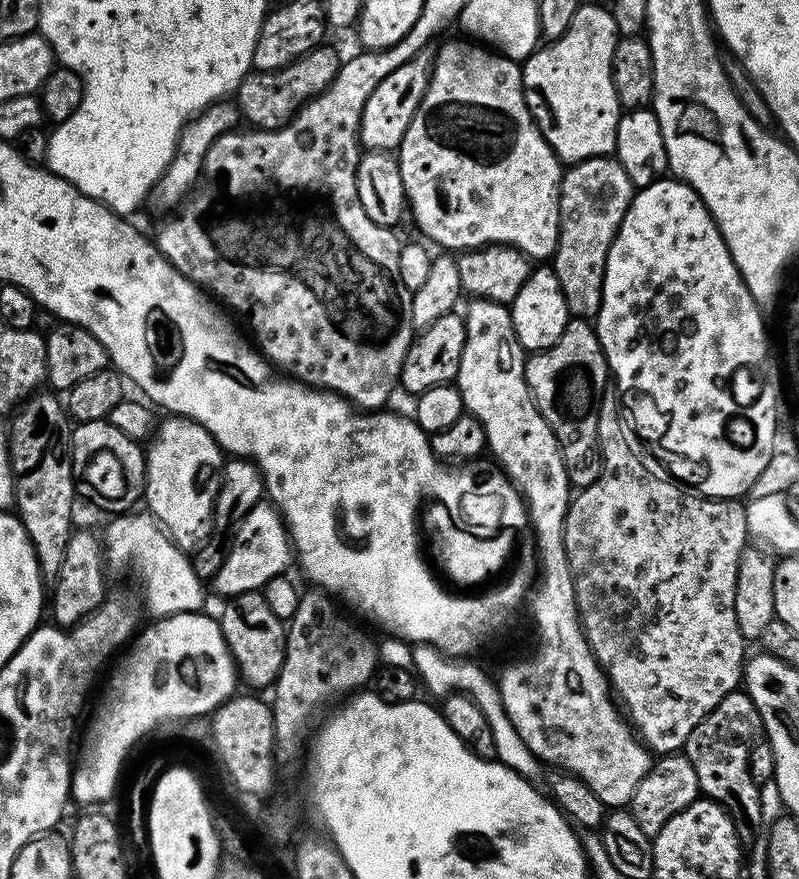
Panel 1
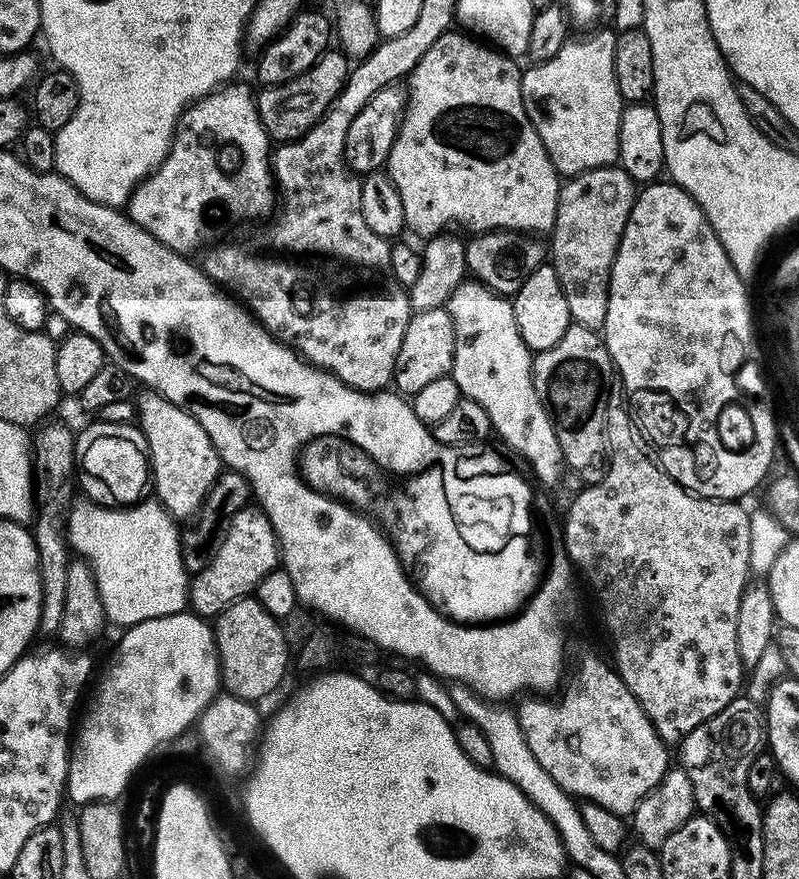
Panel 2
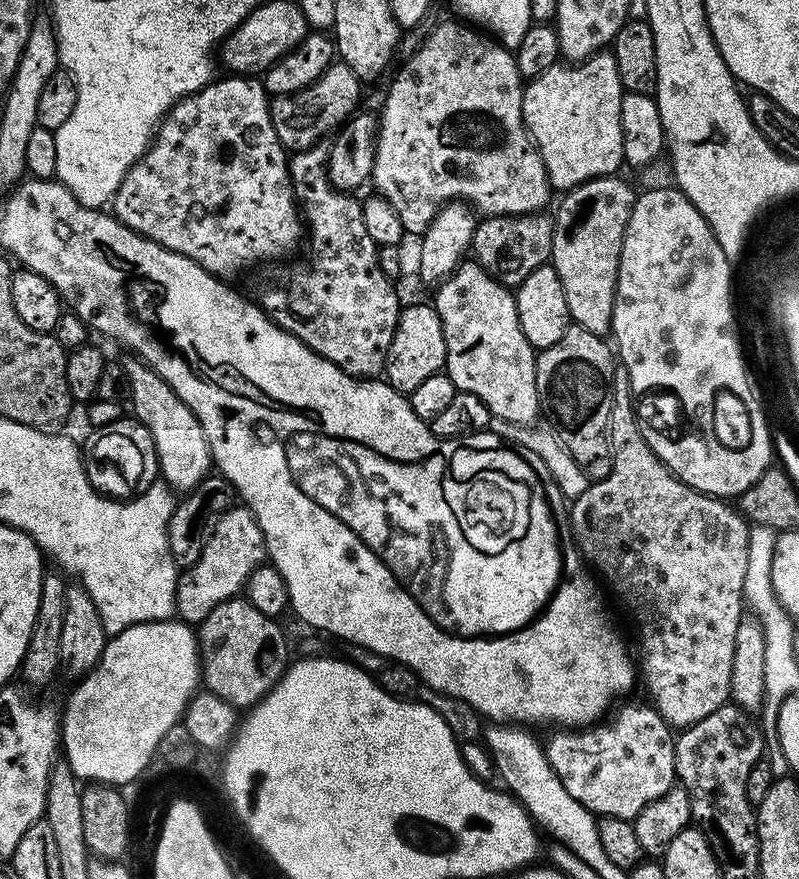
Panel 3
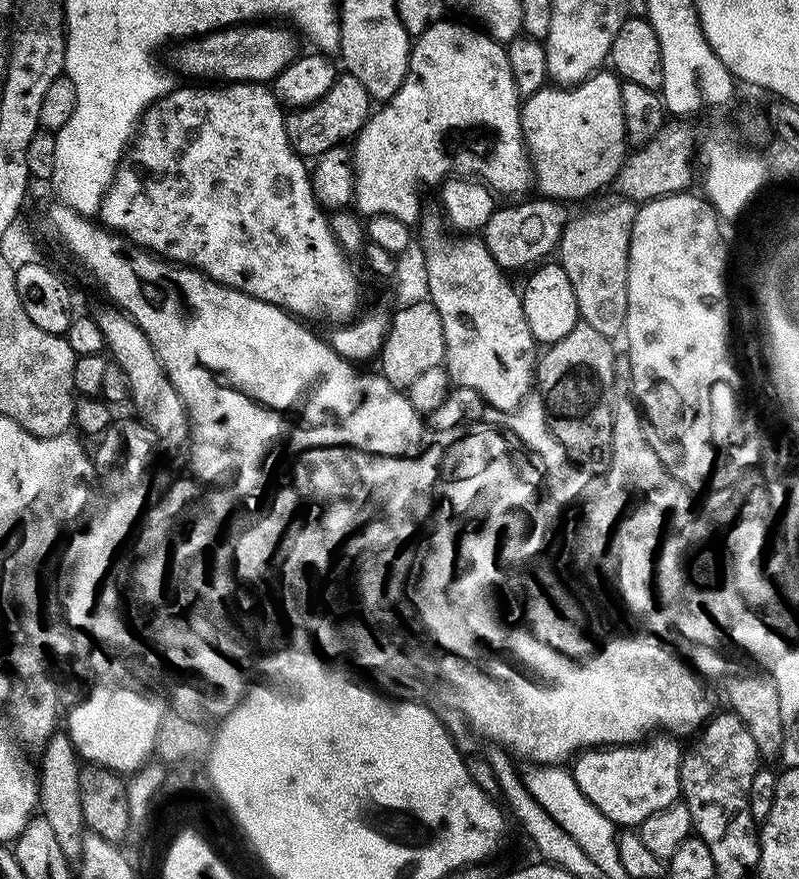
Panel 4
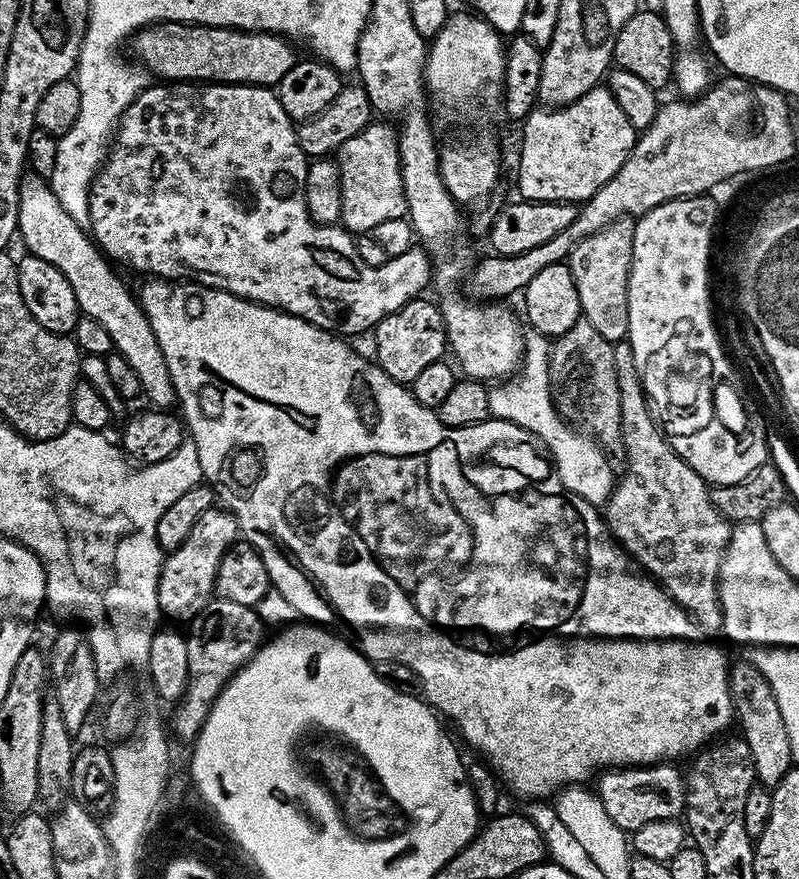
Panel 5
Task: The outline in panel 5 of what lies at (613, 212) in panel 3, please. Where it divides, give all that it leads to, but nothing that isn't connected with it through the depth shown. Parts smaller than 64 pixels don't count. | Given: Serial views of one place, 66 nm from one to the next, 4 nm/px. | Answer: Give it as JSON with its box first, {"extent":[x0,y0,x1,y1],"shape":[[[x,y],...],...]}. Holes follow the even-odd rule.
{"extent":[570,216,636,341],"shape":[[[623,216],[611,220],[602,230],[590,234],[572,252],[570,267],[574,274],[574,286],[578,286],[580,315],[602,338],[610,341],[627,337],[630,326],[628,309],[628,279],[632,269],[632,243],[636,220]]]}

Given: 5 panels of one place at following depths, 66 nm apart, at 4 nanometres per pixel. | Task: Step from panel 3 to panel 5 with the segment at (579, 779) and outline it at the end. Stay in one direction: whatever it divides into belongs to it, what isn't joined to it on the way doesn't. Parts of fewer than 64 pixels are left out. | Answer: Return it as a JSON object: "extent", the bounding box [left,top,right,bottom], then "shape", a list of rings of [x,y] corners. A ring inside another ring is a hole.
{"extent":[594,762,684,834],"shape":[[[668,762],[651,766],[609,768],[599,773],[600,781],[594,786],[602,806],[610,818],[627,834],[637,832],[646,822],[675,820],[684,811],[684,781],[682,772]]]}

